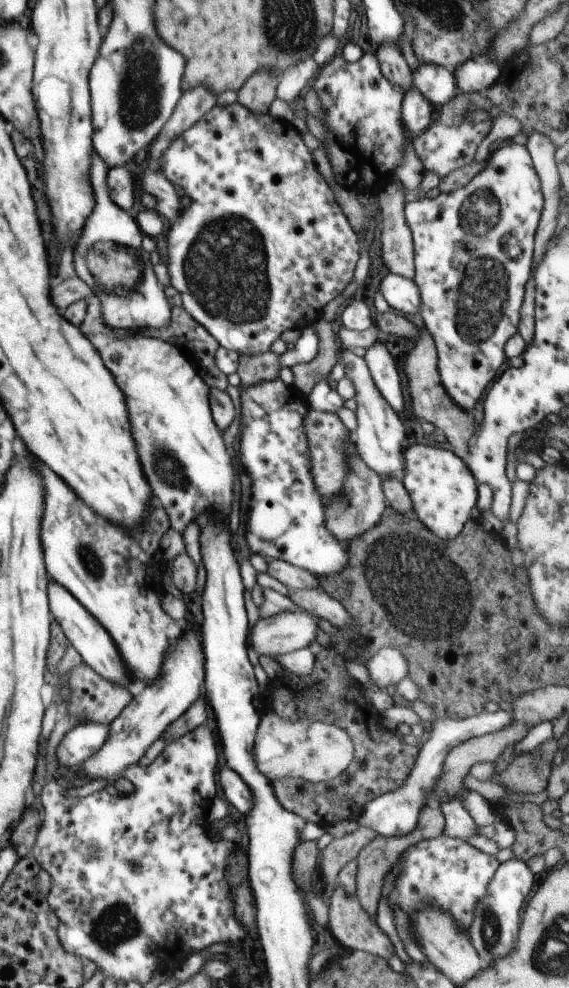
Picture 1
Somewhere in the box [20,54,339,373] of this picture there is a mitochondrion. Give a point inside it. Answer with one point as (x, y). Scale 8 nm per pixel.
(221, 270)

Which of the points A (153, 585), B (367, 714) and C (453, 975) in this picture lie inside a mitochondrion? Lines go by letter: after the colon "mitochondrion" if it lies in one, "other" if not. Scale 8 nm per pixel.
A: other
B: other
C: other

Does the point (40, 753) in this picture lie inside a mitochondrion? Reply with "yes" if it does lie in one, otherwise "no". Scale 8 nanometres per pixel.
no

